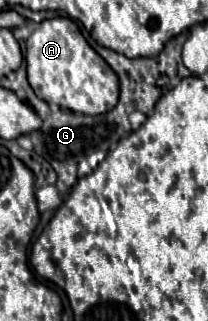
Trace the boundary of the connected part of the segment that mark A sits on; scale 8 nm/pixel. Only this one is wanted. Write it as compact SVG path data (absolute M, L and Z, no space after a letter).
M68 17L46 19L36 27L36 31L26 39L26 63L28 81L34 93L48 103L56 103L84 115L106 113L118 103L120 87L116 73L90 47L78 25Z

